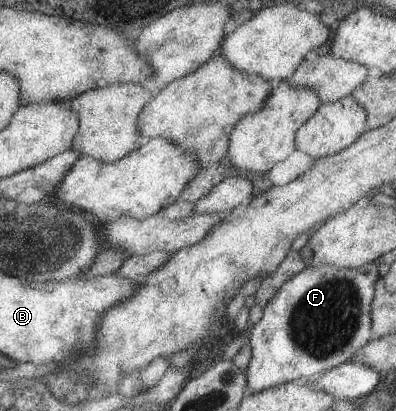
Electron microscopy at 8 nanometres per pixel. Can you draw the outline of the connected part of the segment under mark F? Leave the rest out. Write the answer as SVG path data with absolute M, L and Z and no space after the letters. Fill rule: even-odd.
M373 262L354 269L327 265L305 267L305 270L292 276L285 284L281 284L273 298L262 306L260 320L250 328L251 356L244 371L245 386L250 388L253 394L257 394L276 384L315 378L321 372L347 362L363 344L374 338L369 308L373 298L373 284L377 278L379 278L377 265Z

